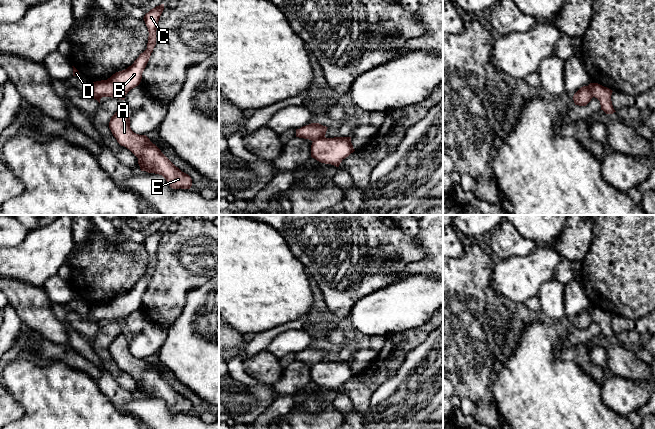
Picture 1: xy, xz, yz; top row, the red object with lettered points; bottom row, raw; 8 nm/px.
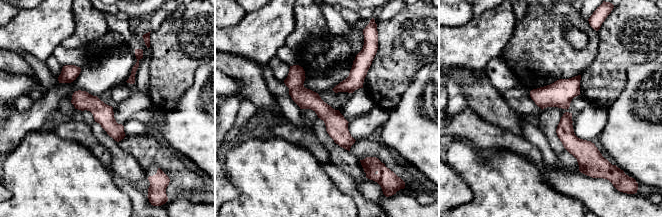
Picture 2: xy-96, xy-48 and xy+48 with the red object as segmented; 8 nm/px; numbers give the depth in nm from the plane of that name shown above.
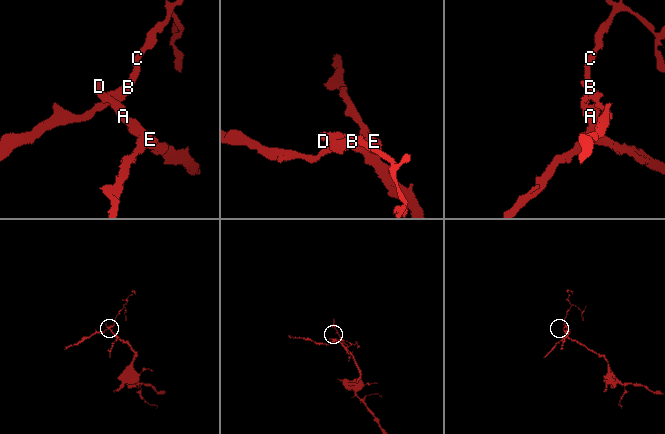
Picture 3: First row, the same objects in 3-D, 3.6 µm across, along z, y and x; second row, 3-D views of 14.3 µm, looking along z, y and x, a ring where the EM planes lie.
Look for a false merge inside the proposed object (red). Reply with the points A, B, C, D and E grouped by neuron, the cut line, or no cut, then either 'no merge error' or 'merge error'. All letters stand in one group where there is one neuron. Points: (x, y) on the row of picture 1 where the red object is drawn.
groups A D E / B C; cut xz (324, 136), (313, 141); merge error

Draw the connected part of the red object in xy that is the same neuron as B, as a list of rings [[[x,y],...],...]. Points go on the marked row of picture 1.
[[[161,4],[145,14],[143,19],[149,32],[147,49],[127,69],[116,72],[107,80],[93,82],[89,92],[95,98],[112,97],[124,100],[126,94],[140,84],[142,73],[156,45],[156,30],[163,10],[164,4]]]

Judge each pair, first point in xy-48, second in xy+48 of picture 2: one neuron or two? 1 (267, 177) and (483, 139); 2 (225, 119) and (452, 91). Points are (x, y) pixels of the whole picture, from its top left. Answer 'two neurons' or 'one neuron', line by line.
1: two neurons
2: one neuron

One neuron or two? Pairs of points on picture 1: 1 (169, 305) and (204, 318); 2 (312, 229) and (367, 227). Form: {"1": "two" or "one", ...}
{"1": "two", "2": "one"}

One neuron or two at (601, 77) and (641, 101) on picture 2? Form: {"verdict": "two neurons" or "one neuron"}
{"verdict": "two neurons"}

